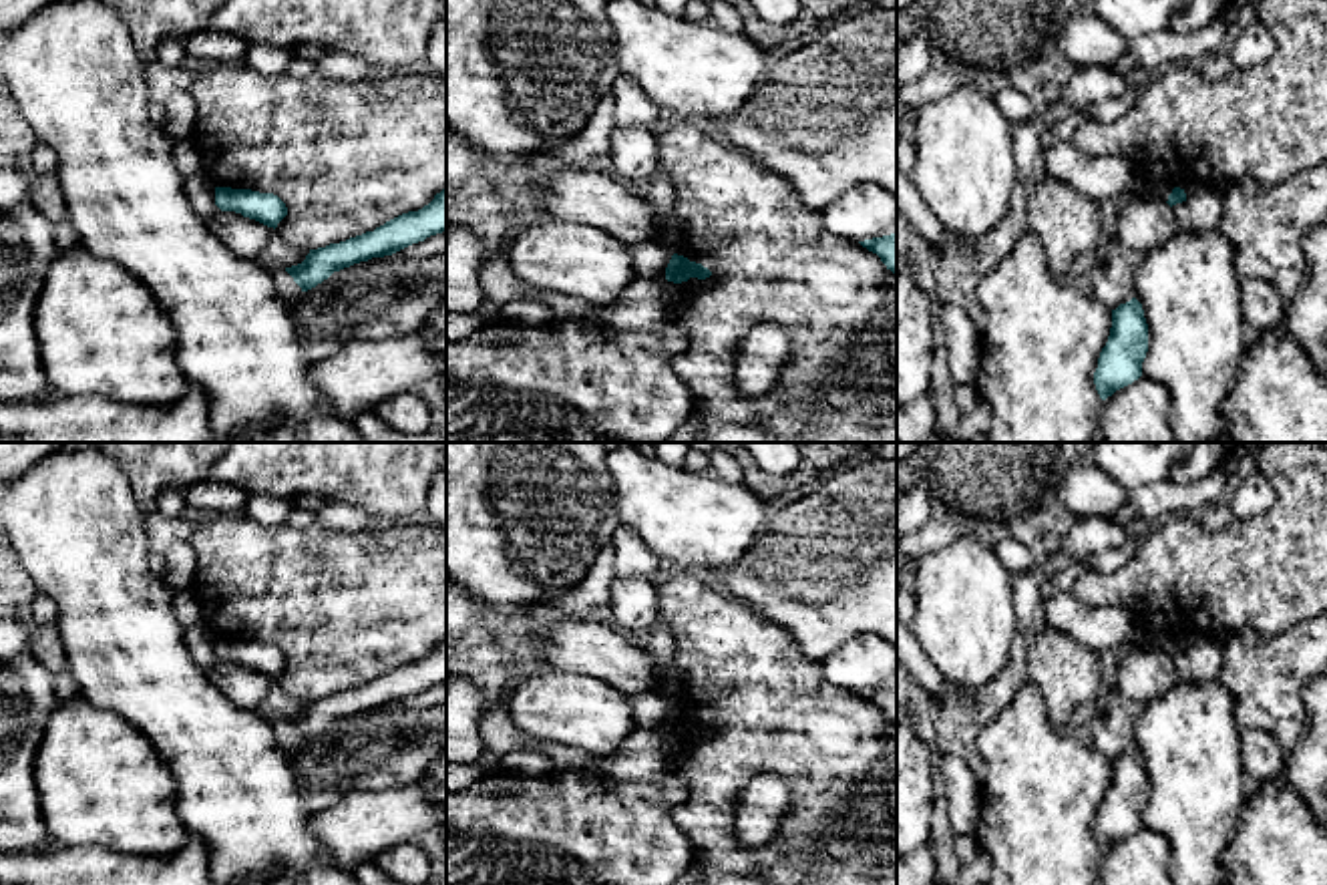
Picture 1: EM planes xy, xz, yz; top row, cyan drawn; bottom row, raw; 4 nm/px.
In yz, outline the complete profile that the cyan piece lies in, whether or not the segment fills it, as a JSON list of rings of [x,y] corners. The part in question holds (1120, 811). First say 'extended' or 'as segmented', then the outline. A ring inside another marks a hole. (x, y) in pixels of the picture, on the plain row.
as segmented; [[[1132,748],[1112,760],[1112,778],[1100,803],[1094,835],[1102,851],[1142,827],[1148,803],[1148,774],[1142,754]]]

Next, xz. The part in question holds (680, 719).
as segmented; [[[674,704],[668,718],[666,718],[666,730],[674,734],[688,732],[690,728],[706,730],[712,722],[704,718],[702,714],[690,712],[684,706]]]

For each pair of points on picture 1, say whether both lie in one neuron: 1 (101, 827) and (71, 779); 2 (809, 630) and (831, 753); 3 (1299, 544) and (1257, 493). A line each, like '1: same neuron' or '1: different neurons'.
1: same neuron
2: different neurons
3: different neurons

